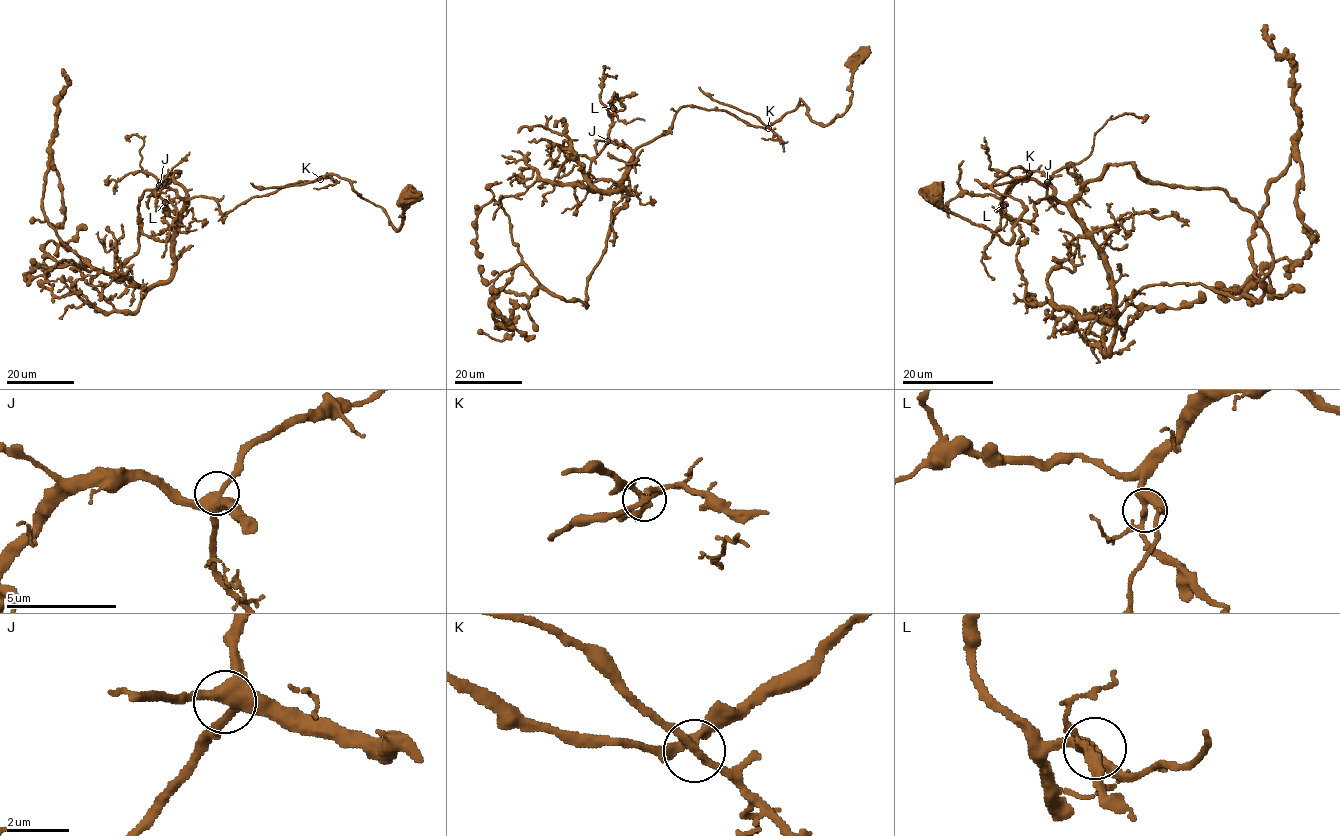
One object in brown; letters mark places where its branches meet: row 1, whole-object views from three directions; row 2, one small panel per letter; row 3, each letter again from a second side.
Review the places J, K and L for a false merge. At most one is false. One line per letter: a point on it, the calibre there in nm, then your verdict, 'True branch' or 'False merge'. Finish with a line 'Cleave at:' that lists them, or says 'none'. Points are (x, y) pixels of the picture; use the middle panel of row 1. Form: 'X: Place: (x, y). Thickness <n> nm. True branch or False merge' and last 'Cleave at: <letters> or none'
J: Place: (607, 141). Thickness 420 nm. True branch
K: Place: (768, 128). Thickness 260 nm. False merge
L: Place: (613, 108). Thickness 280 nm. True branch
Cleave at: K

